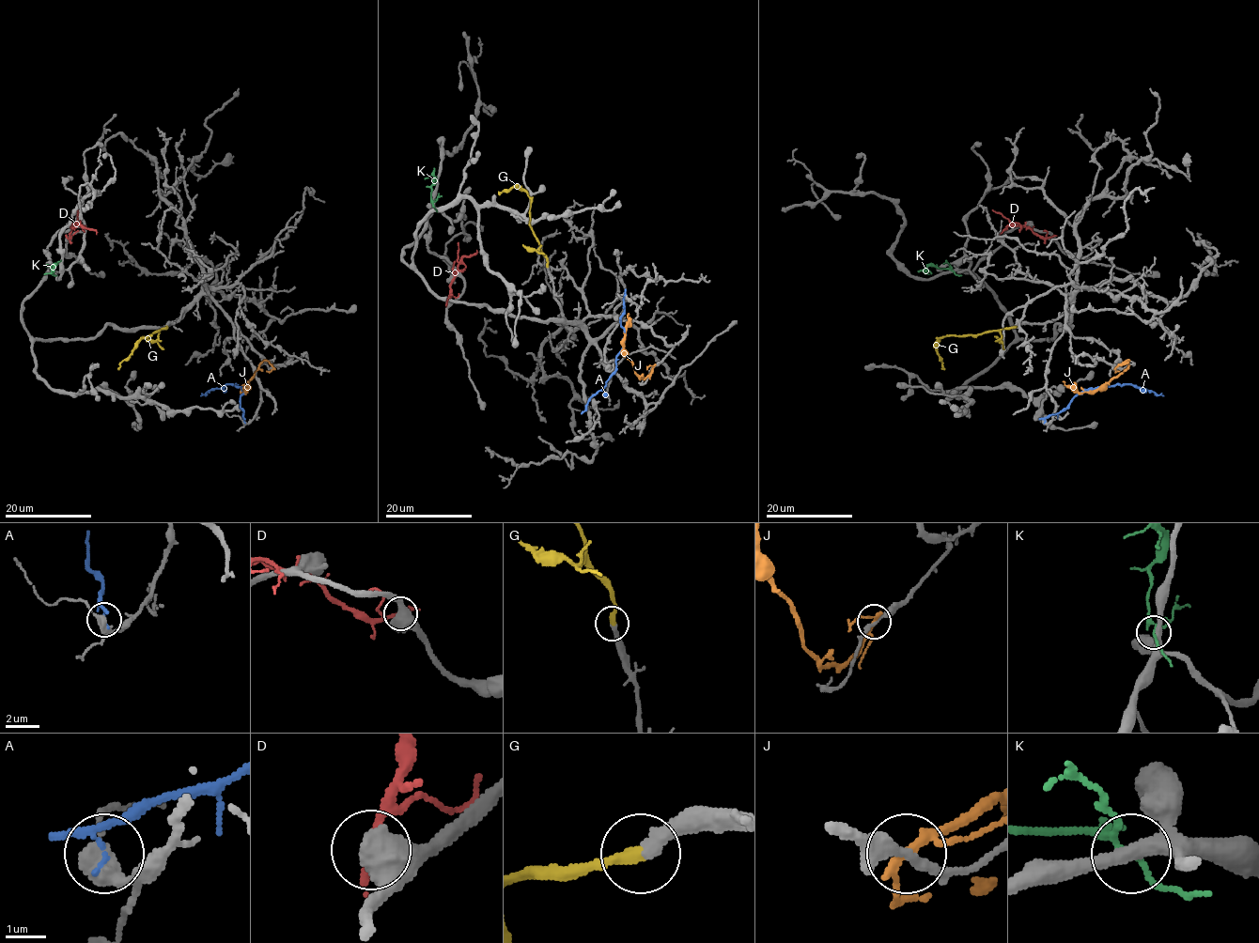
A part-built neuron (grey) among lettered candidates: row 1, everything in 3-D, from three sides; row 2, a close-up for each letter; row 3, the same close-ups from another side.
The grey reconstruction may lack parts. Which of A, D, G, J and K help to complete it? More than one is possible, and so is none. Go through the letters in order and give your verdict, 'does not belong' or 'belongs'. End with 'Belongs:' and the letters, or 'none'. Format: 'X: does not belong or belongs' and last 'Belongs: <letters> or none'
A: does not belong
D: does not belong
G: belongs
J: does not belong
K: does not belong
Belongs: G

